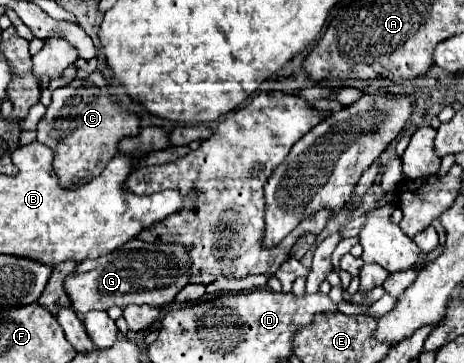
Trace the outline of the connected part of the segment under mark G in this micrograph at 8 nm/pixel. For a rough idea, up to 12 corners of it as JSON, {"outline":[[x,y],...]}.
{"outline":[[132,239],[66,277],[72,309],[164,307],[190,281],[180,243]]}

